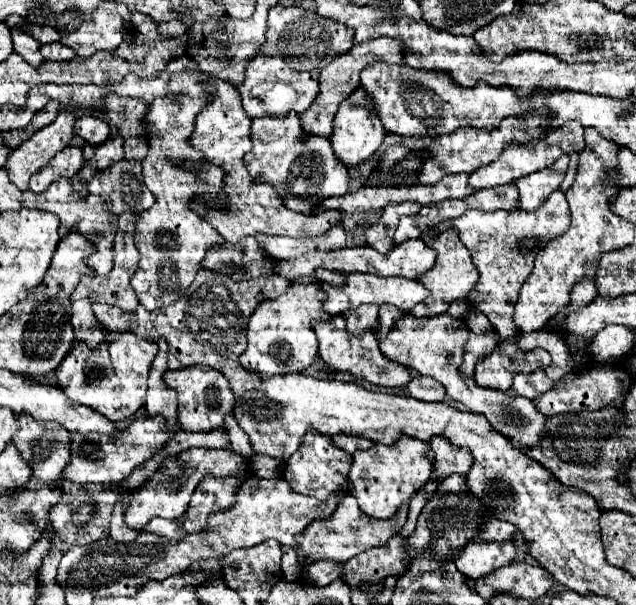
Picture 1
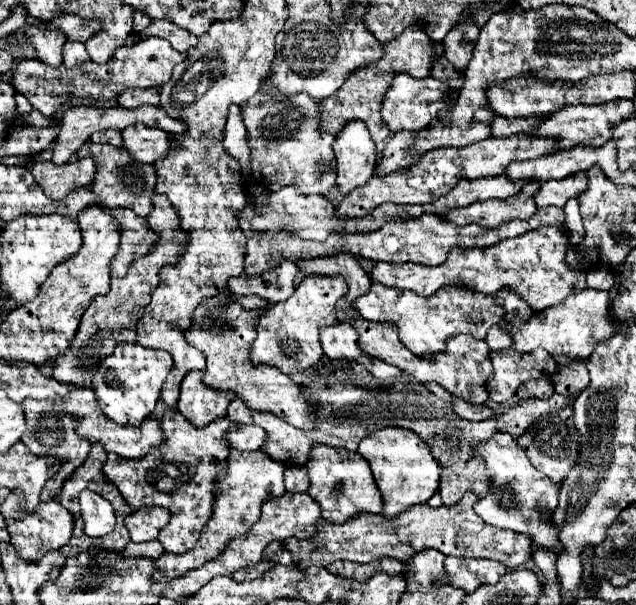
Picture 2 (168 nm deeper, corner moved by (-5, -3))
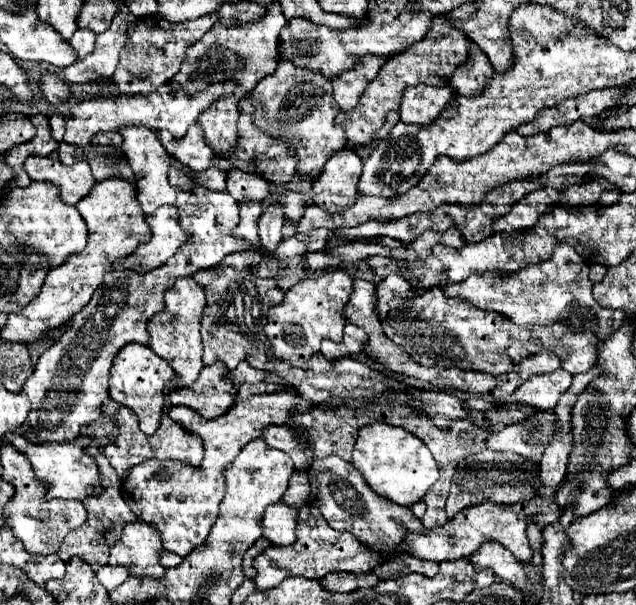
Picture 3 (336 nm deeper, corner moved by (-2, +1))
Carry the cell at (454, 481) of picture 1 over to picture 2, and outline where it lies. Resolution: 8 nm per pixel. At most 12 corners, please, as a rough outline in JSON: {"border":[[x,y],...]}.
{"border":[[467,492],[417,504],[395,518],[317,520],[285,540],[299,568],[369,564],[435,548],[519,568],[531,540],[485,524]]}

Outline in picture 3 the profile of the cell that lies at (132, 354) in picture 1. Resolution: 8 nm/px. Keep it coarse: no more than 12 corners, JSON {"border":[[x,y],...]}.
{"border":[[126,344],[110,368],[110,398],[156,432],[170,364]]}

